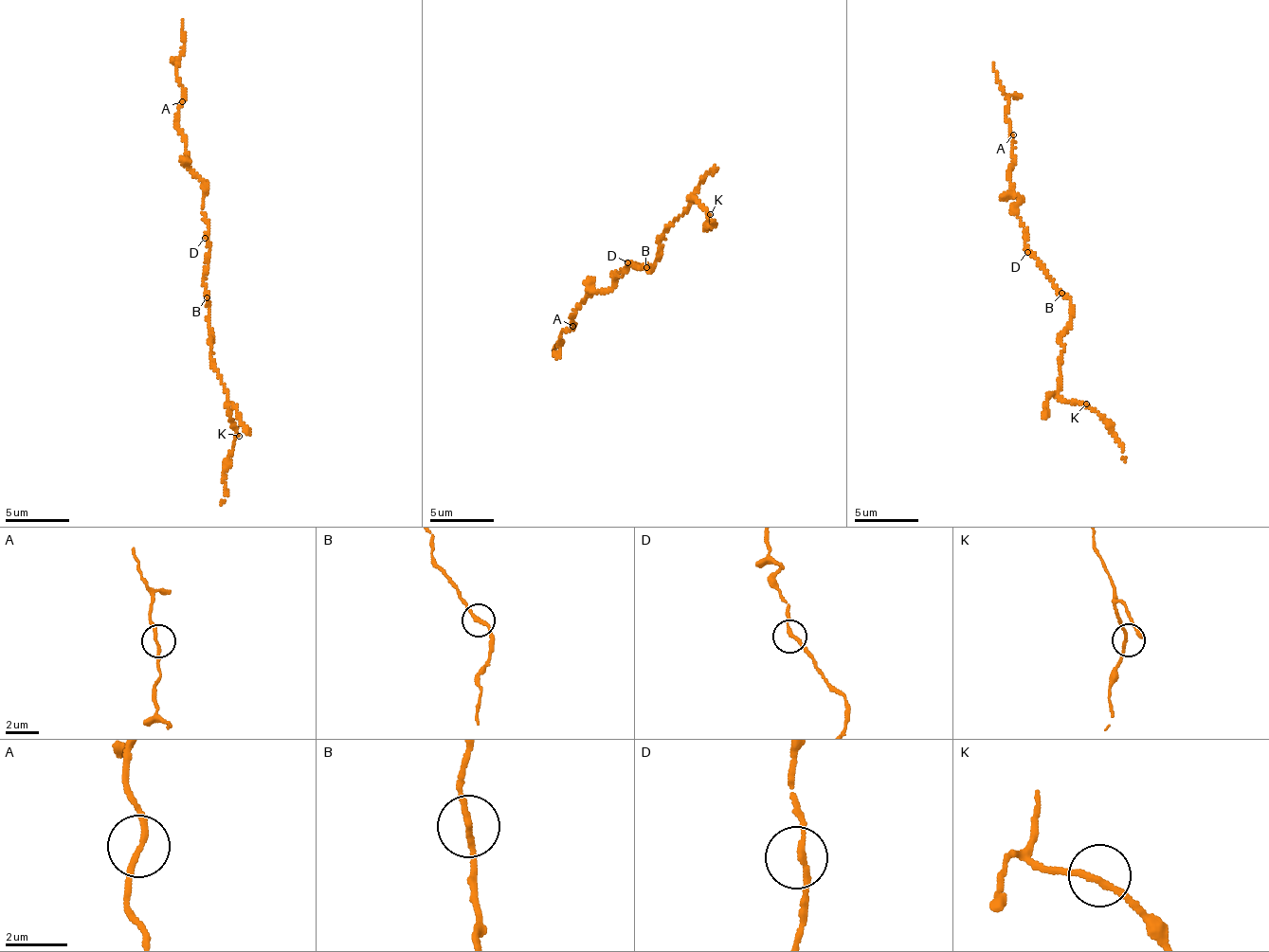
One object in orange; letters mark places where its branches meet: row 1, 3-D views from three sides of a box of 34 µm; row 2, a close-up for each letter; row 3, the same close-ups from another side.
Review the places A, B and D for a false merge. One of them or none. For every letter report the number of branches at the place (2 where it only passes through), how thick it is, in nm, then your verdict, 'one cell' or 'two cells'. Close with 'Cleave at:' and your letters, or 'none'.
A: branches 2; calibre 190 nm; one cell
B: branches 2; calibre 180 nm; one cell
D: branches 2; calibre 180 nm; one cell
Cleave at: none

